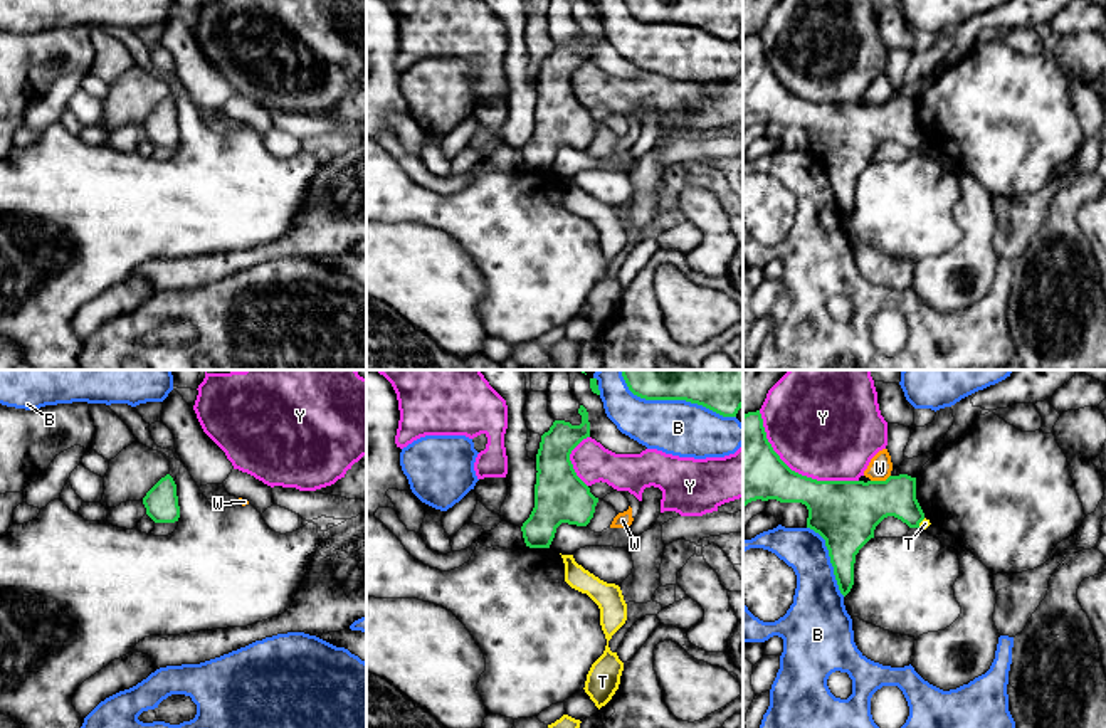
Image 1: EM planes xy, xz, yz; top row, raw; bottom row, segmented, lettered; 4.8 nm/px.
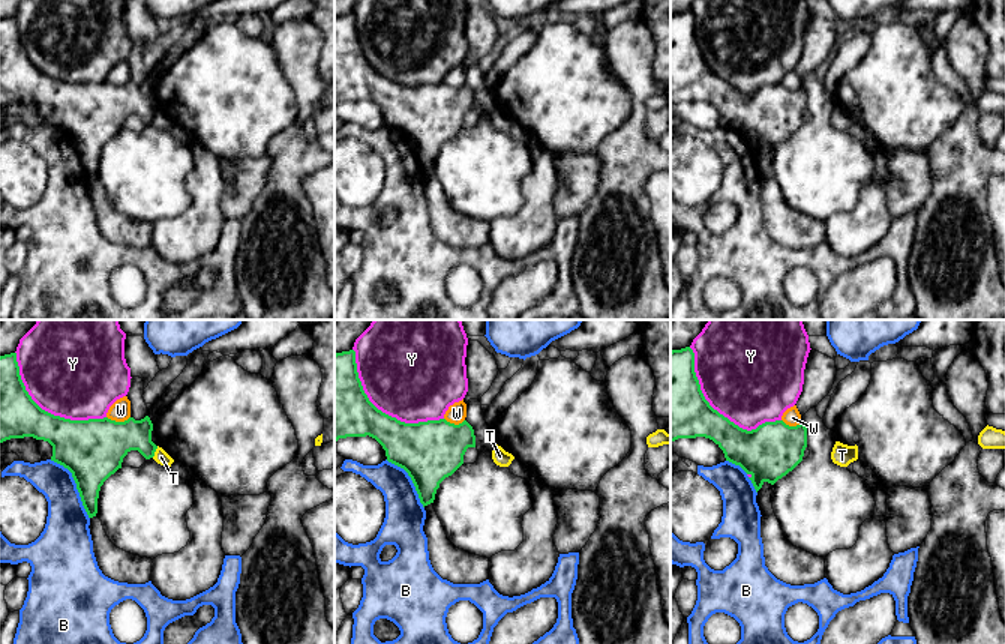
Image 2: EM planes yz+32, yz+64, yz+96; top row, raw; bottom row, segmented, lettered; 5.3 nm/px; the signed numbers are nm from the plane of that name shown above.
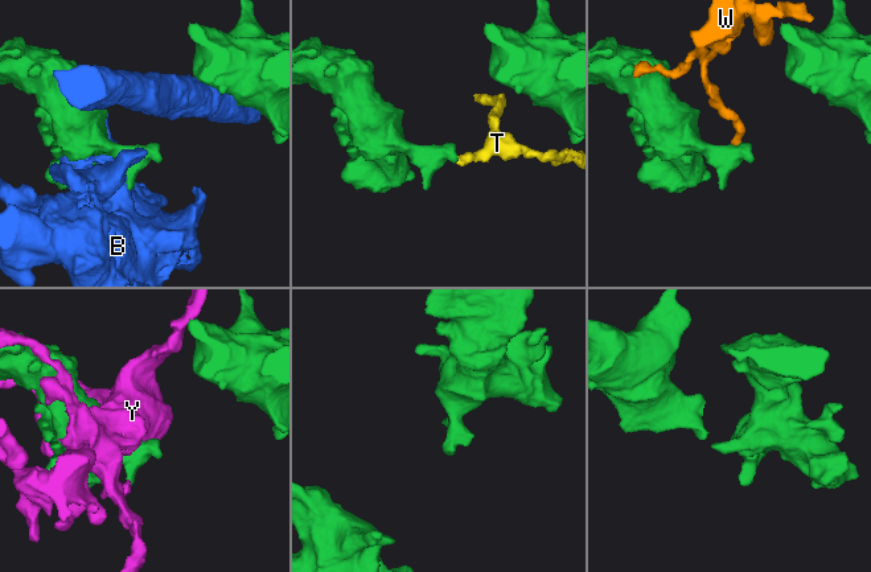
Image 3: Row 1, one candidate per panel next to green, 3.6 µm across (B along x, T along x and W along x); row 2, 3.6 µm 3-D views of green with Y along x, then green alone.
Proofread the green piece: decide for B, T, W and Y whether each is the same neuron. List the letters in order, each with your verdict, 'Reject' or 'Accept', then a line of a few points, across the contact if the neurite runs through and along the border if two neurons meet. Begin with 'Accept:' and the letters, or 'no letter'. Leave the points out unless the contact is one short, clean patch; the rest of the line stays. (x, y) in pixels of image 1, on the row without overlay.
Accept: no letter
B: Reject
T: Reject. Line: yz (925, 142), (918, 150)
W: Reject
Y: Reject

